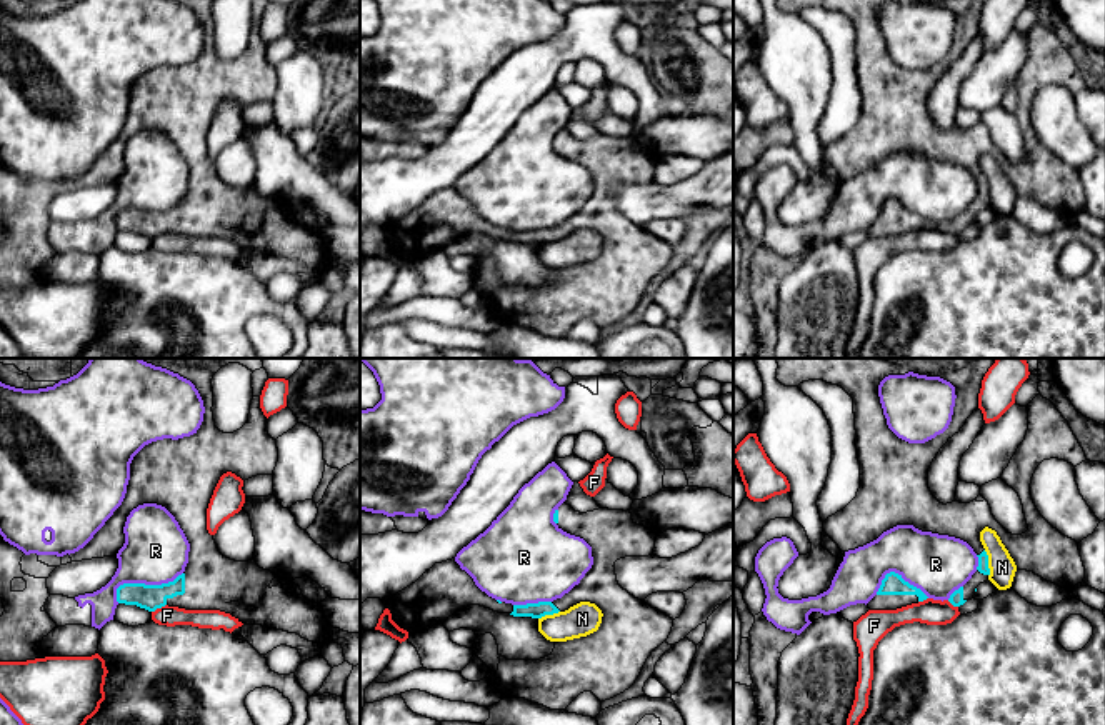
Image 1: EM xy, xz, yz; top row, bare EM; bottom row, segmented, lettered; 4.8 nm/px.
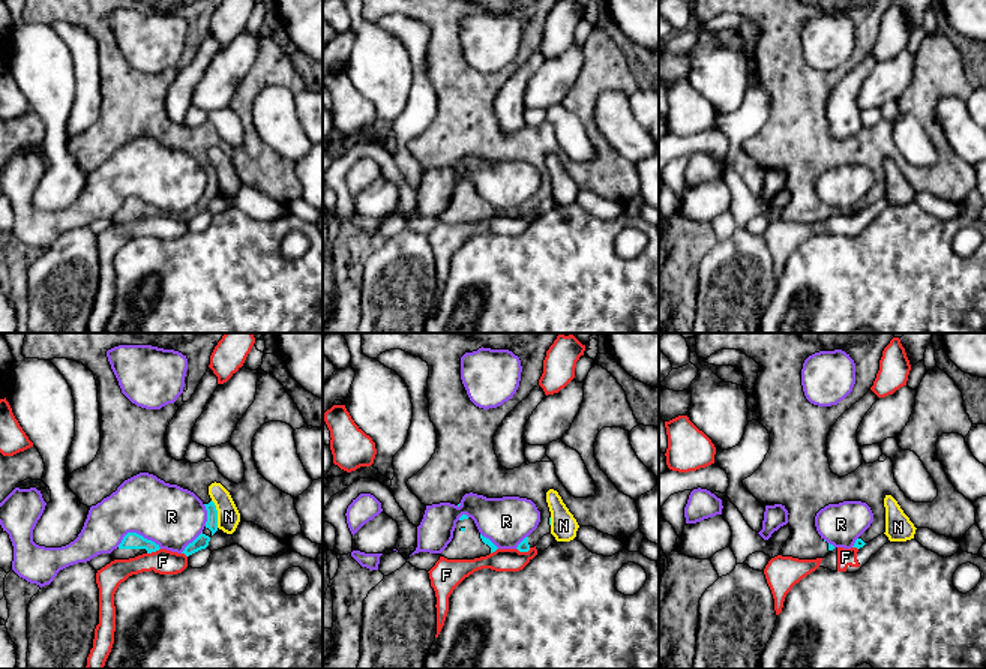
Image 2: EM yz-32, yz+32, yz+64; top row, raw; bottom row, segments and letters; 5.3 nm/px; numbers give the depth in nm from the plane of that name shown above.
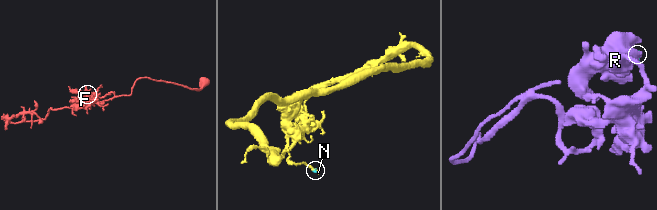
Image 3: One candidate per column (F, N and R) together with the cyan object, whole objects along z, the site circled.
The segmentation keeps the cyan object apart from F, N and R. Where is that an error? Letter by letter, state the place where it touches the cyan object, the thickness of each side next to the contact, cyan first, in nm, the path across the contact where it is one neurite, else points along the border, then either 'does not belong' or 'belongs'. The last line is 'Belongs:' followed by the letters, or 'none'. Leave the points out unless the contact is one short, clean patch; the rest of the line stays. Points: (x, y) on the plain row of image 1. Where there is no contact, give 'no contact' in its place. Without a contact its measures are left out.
F: contact xy (159, 234); calibres 130 and 100 nm; does not belong
N: contact yz (987, 190); calibres 50 and 130 nm; border yz (984, 177), (989, 187), (989, 202); does not belong
R: contact xy (144, 210); calibres 130 and 320 nm; does not belong
Belongs: none

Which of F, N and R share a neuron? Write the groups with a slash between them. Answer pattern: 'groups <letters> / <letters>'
groups F / N / R

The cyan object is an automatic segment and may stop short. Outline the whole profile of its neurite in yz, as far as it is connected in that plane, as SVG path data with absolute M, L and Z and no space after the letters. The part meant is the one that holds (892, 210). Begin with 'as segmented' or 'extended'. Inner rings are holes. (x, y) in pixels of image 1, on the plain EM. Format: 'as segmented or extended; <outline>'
extended; M890 198L882 207L877 222L867 232L870 237L897 237L927 225L920 215L905 208L902 202Z

